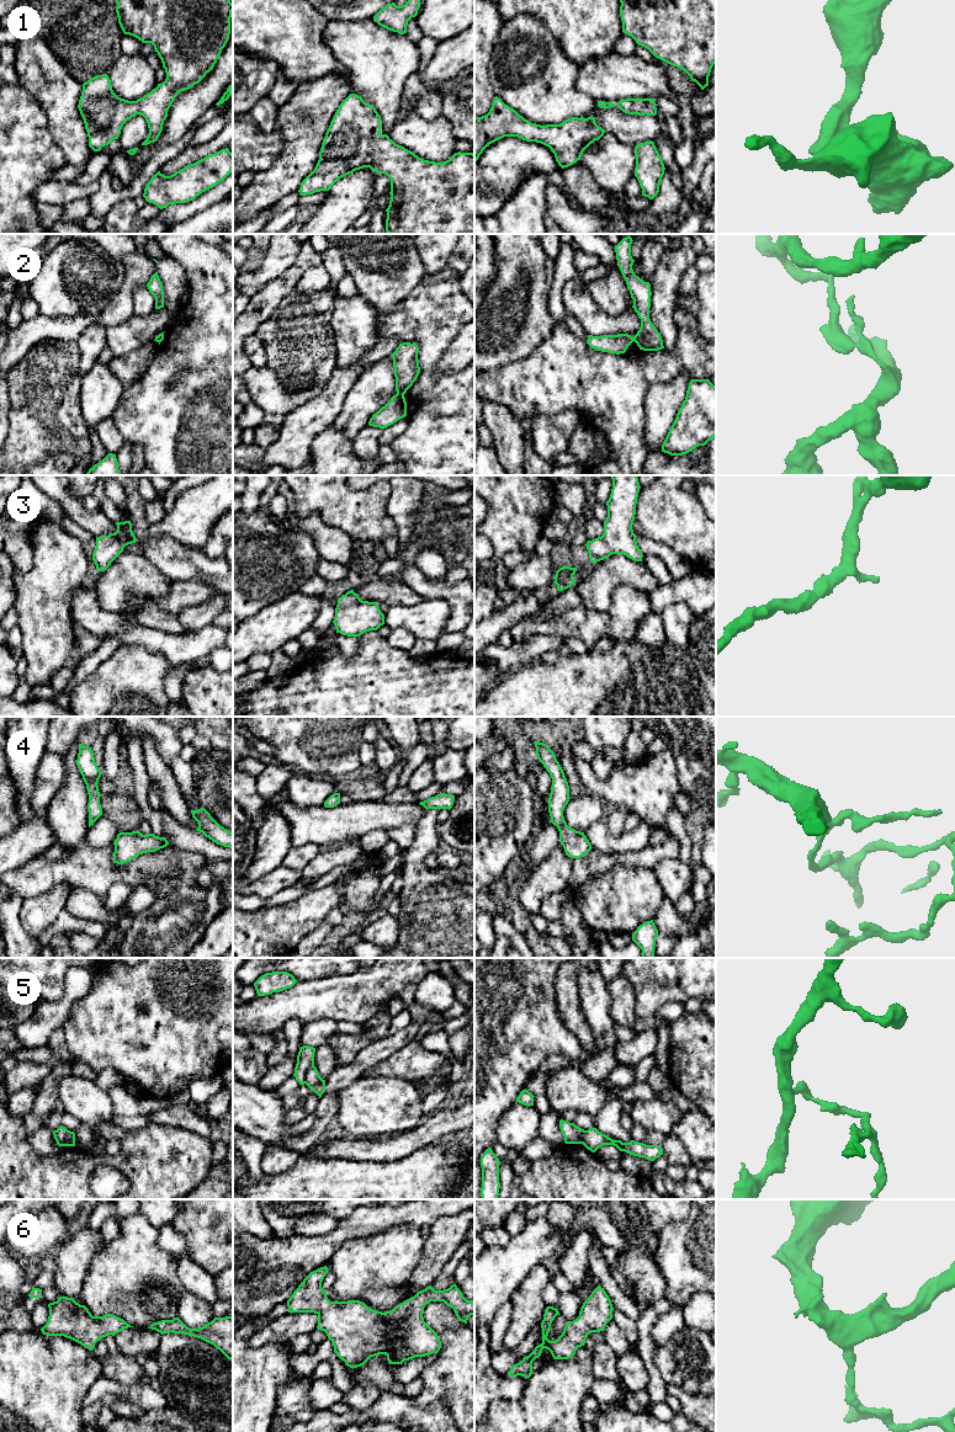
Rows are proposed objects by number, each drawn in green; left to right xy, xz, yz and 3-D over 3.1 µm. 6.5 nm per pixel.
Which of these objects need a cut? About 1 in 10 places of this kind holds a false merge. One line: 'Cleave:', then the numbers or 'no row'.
Cleave: 2, 5

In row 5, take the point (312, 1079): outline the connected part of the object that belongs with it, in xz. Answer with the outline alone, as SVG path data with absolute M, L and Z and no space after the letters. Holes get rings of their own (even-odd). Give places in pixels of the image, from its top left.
M313 1065L311 1066L306 1075L304 1075L304 1084L312 1088L319 1098L325 1092L325 1080L323 1080L317 1070L317 1068Z

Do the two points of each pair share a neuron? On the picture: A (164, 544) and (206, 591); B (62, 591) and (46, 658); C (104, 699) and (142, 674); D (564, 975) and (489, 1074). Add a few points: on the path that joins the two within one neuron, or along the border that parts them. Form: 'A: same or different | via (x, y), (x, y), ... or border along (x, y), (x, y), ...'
A: different | border along (171, 581), (202, 578), (219, 592)
B: same | via (47, 607), (47, 642)
C: same | via (113, 692), (132, 681)
D: different | border along (557, 970), (555, 989), (557, 1011), (561, 1016)

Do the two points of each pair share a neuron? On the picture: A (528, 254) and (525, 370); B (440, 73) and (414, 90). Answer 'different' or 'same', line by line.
A: different
B: different

